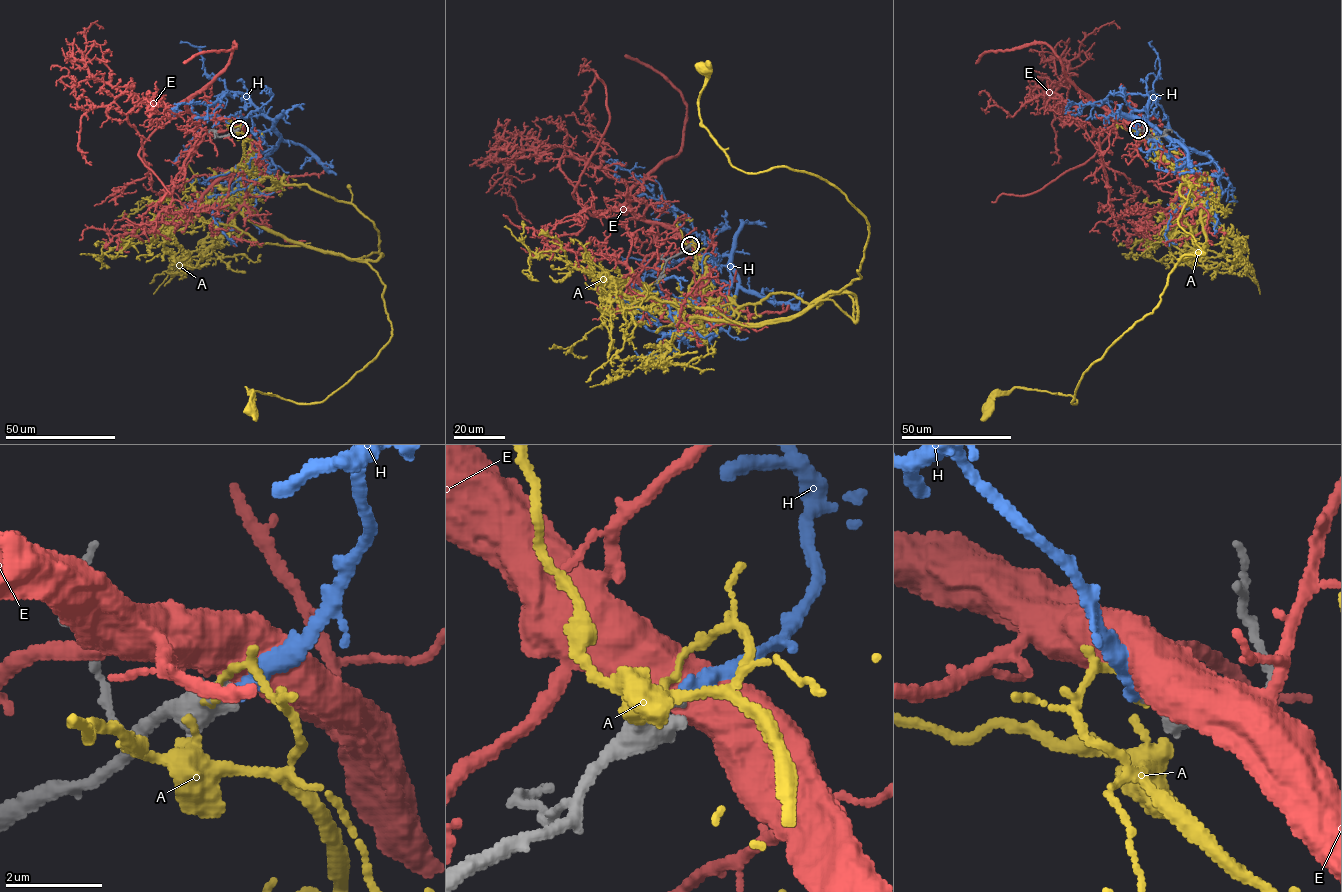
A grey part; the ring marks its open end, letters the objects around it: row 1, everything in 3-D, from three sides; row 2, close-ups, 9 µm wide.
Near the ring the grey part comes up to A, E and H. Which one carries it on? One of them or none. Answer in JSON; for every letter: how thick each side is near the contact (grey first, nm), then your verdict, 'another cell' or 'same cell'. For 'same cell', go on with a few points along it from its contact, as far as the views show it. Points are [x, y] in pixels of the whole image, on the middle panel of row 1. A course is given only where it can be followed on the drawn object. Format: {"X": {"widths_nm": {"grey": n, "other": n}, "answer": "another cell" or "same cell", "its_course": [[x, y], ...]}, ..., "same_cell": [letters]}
{"A": {"widths_nm": {"grey": 650, "other": 120}, "answer": "another cell"}, "E": {"widths_nm": {"grey": 550, "other": 900}, "answer": "another cell"}, "H": {"widths_nm": {"grey": 500, "other": 280}, "answer": "same cell", "its_course": [[690, 245], [712, 241], [737, 280], [706, 341], [685, 342], [659, 284], [674, 276], [680, 290]]}, "same_cell": ["H"]}

